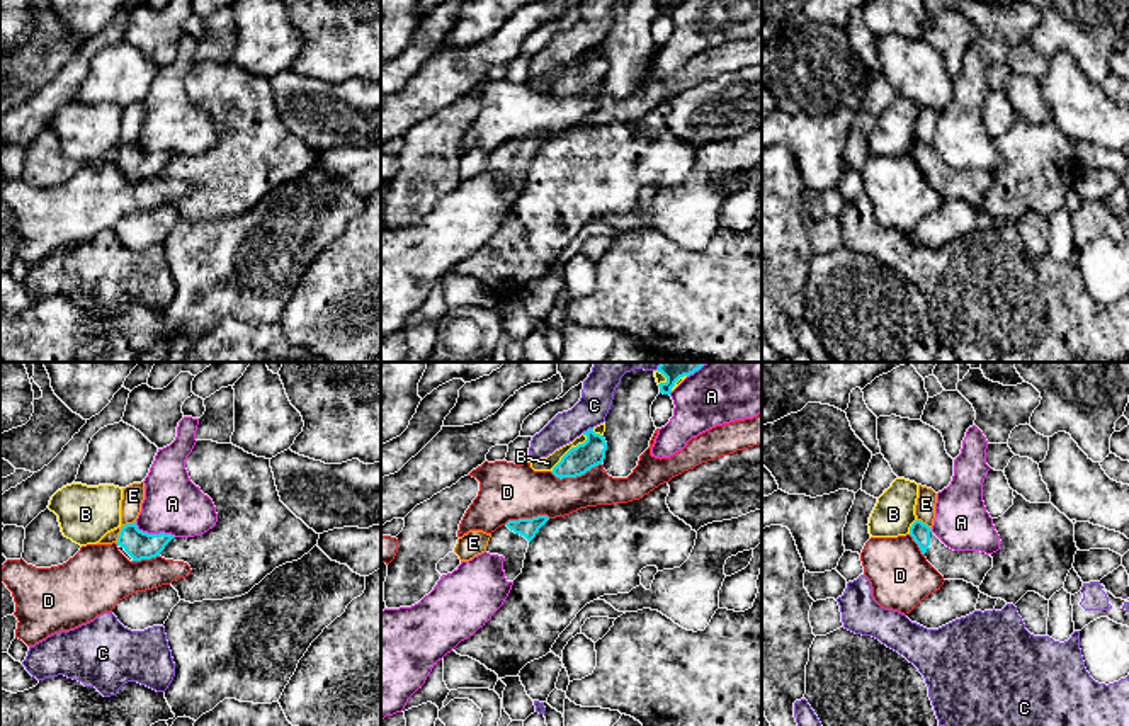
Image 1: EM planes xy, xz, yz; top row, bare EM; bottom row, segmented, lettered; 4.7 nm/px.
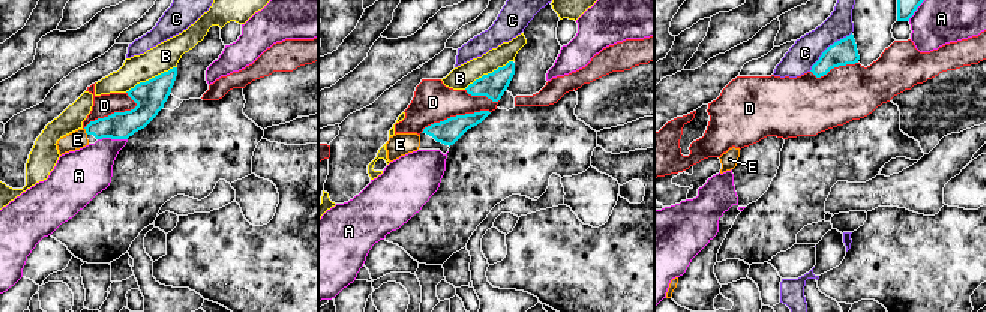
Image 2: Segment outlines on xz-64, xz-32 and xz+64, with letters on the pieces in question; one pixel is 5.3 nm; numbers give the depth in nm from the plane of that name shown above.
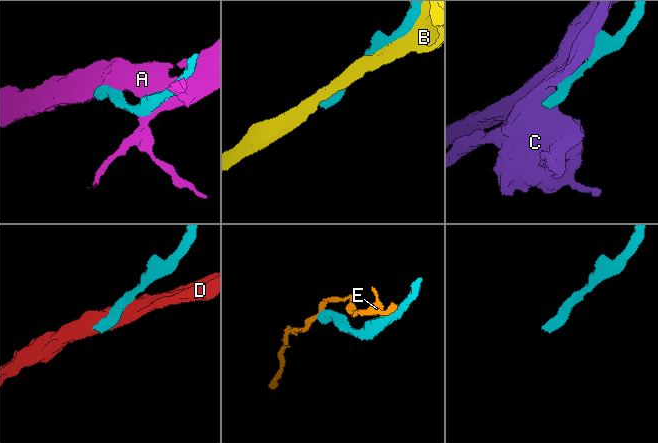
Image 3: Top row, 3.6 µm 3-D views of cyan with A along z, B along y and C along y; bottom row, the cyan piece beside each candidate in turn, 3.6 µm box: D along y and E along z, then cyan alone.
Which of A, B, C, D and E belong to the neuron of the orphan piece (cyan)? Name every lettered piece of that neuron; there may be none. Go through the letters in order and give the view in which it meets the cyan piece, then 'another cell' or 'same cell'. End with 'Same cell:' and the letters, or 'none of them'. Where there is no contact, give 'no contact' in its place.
A: contact in xy; another cell
B: contact in xz; another cell
C: contact in xz; another cell
D: contact in xz; another cell
E: contact in xy; another cell
Same cell: none of them

